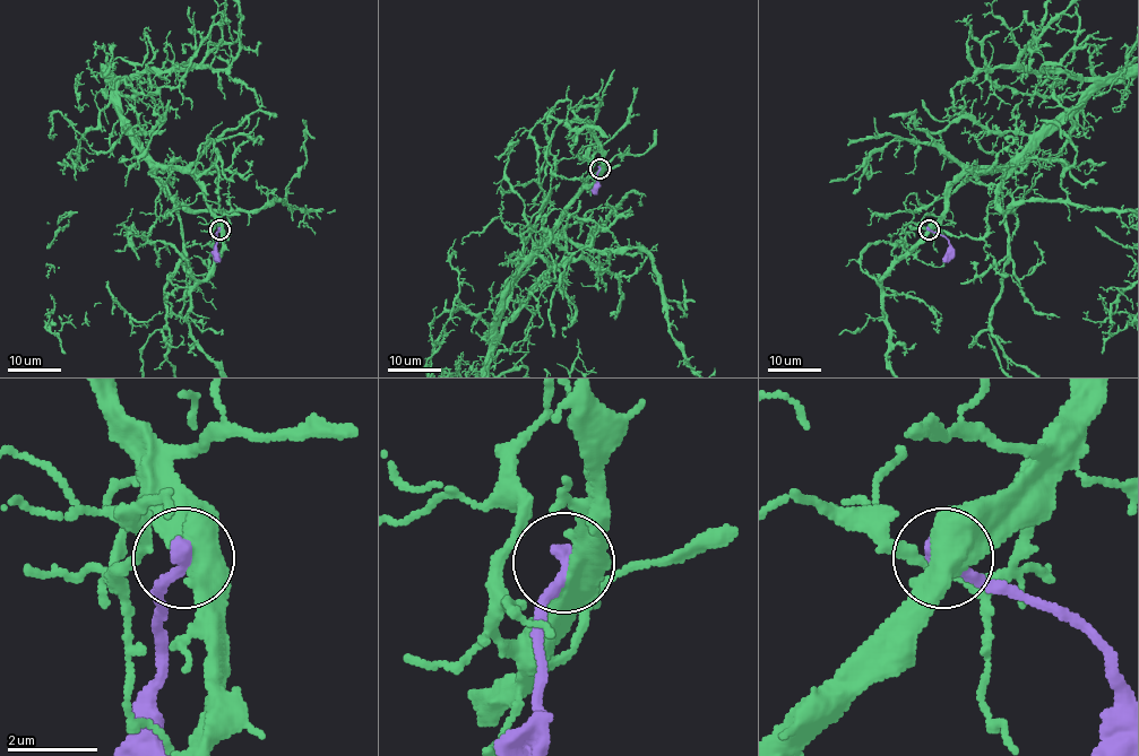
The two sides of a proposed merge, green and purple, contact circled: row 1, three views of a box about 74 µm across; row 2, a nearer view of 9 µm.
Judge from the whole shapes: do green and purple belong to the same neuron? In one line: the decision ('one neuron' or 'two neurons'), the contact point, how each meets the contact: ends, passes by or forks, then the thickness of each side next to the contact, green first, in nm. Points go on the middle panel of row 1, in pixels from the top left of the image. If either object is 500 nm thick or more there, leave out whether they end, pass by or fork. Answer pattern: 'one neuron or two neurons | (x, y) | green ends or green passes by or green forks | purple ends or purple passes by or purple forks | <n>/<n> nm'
two neurons | (600, 168) | 600/360 nm

